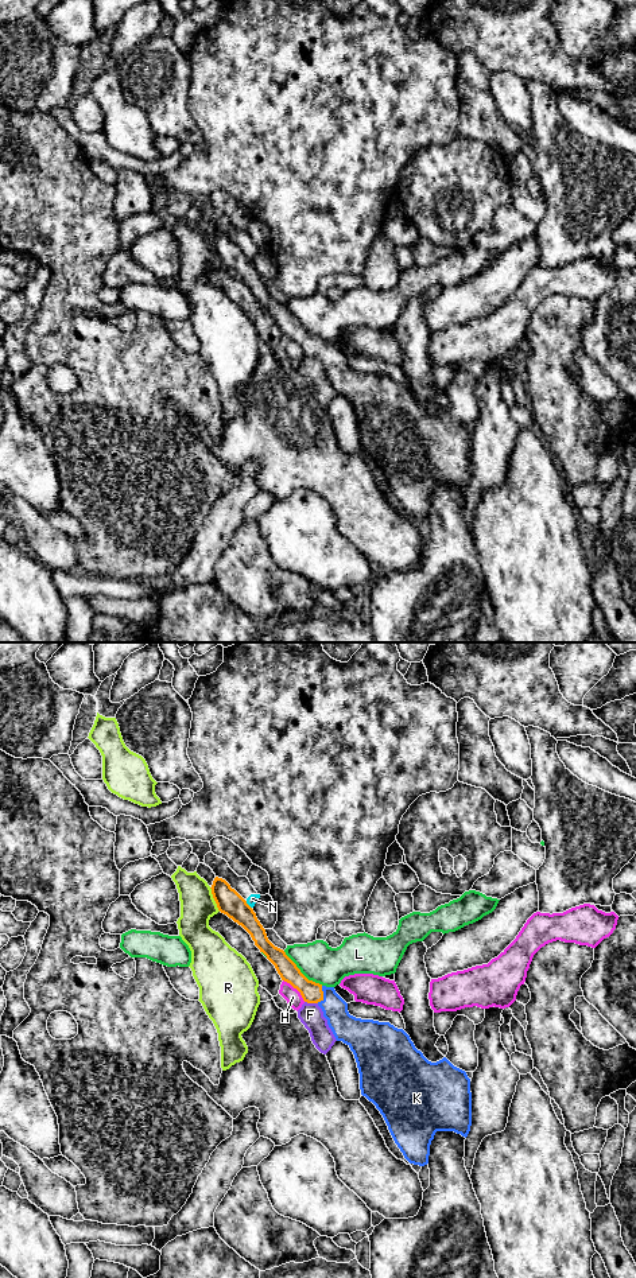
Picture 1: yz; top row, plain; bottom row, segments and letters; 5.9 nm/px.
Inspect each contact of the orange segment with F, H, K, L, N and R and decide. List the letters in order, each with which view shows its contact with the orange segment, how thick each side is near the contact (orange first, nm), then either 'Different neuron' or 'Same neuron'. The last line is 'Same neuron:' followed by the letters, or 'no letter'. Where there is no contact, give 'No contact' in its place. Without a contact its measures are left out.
F: Touches orange in yz. Thickness 130 nm (orange) against 140 nm. Different neuron
H: Touches orange in yz. Thickness 130 nm (orange) against 90 nm. Different neuron
K: Touches orange in yz. Thickness 130 nm (orange) against 160 nm. Same neuron
L: Touches orange in yz. Thickness 130 nm (orange) against 240 nm. Different neuron
N: Touches orange in yz. Thickness 150 nm (orange) against 60 nm. Different neuron
R: Touches orange in yz. Thickness 150 nm (orange) against 200 nm. Different neuron
Same neuron: K

